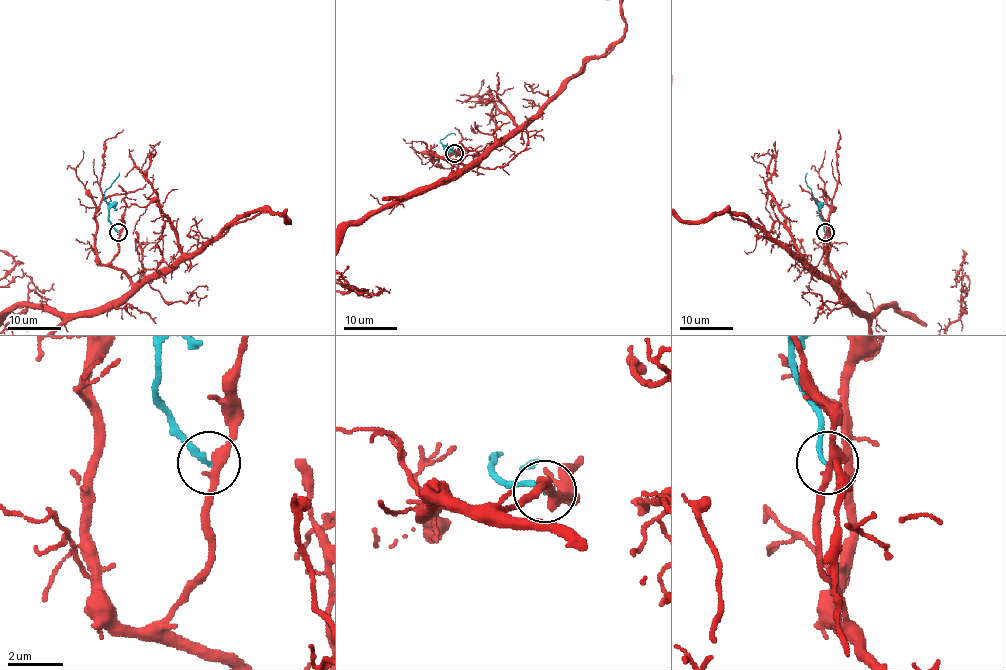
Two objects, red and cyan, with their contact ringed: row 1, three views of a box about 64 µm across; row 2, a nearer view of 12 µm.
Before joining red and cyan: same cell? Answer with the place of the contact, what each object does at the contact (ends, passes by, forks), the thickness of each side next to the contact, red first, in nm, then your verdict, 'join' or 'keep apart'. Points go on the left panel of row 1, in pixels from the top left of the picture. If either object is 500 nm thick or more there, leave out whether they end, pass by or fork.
(118, 232) | red passes by | cyan ends | 360/180 nm | keep apart

